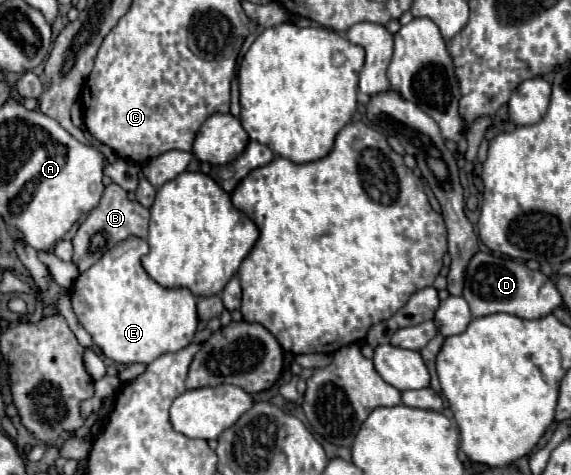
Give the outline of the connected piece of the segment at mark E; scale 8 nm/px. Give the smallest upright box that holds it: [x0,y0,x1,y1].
[71,237,197,365]

